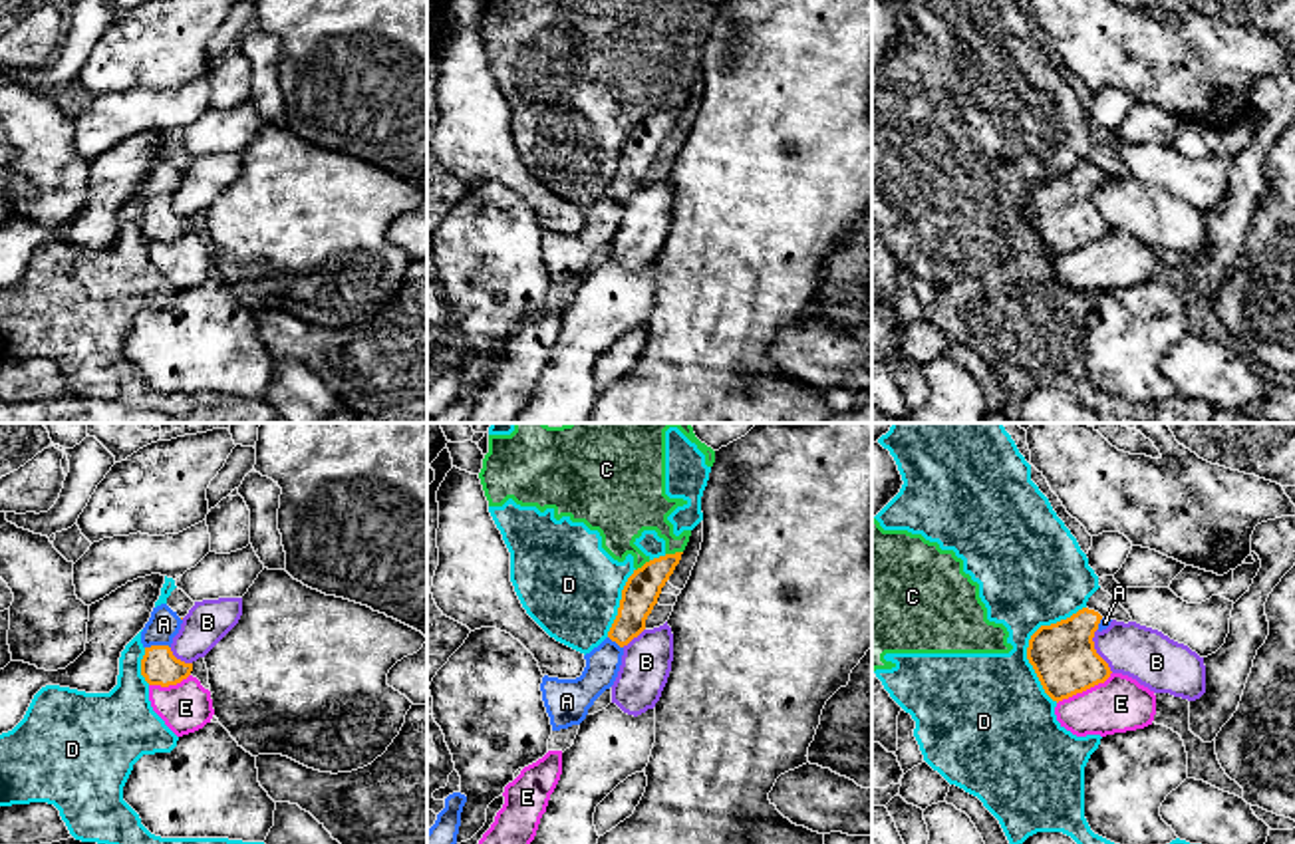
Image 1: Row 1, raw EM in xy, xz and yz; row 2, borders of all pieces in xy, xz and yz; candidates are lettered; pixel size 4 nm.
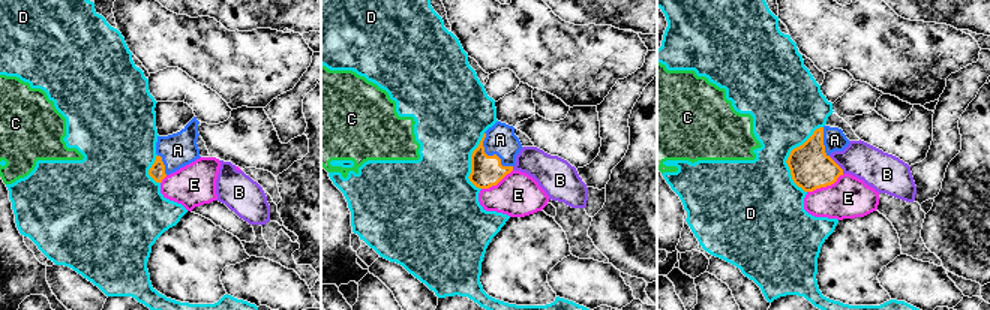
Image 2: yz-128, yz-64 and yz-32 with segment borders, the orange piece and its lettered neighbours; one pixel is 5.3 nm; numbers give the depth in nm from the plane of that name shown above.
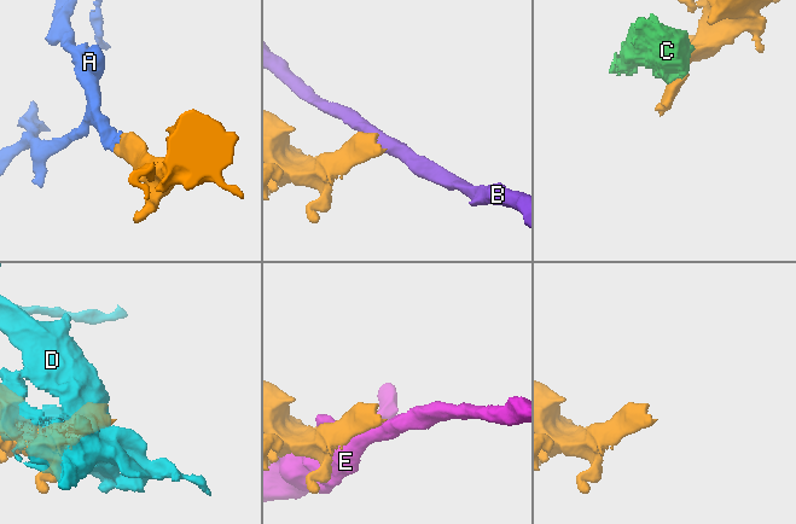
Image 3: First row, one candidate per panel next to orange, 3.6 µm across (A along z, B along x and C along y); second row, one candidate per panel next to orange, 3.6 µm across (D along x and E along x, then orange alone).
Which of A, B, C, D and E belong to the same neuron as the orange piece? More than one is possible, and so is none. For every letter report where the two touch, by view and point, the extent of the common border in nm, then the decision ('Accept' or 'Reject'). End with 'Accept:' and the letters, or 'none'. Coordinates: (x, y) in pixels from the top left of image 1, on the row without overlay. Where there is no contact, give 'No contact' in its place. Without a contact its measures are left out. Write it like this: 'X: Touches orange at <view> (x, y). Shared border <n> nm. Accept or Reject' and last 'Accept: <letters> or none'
A: Touches orange at xy (157, 201). Shared border 100 nm. Accept
B: Touches orange at yz (1095, 205). Shared border 200 nm. Reject
C: Touches orange at xz (676, 108). Shared border 70 nm. Reject
D: Touches orange at yz (1029, 197). Shared border 420 nm. Reject
E: Touches orange at yz (1085, 245). Shared border 260 nm. Reject
Accept: A

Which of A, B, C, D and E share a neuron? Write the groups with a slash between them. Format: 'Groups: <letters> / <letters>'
Groups: A / B / C D / E

